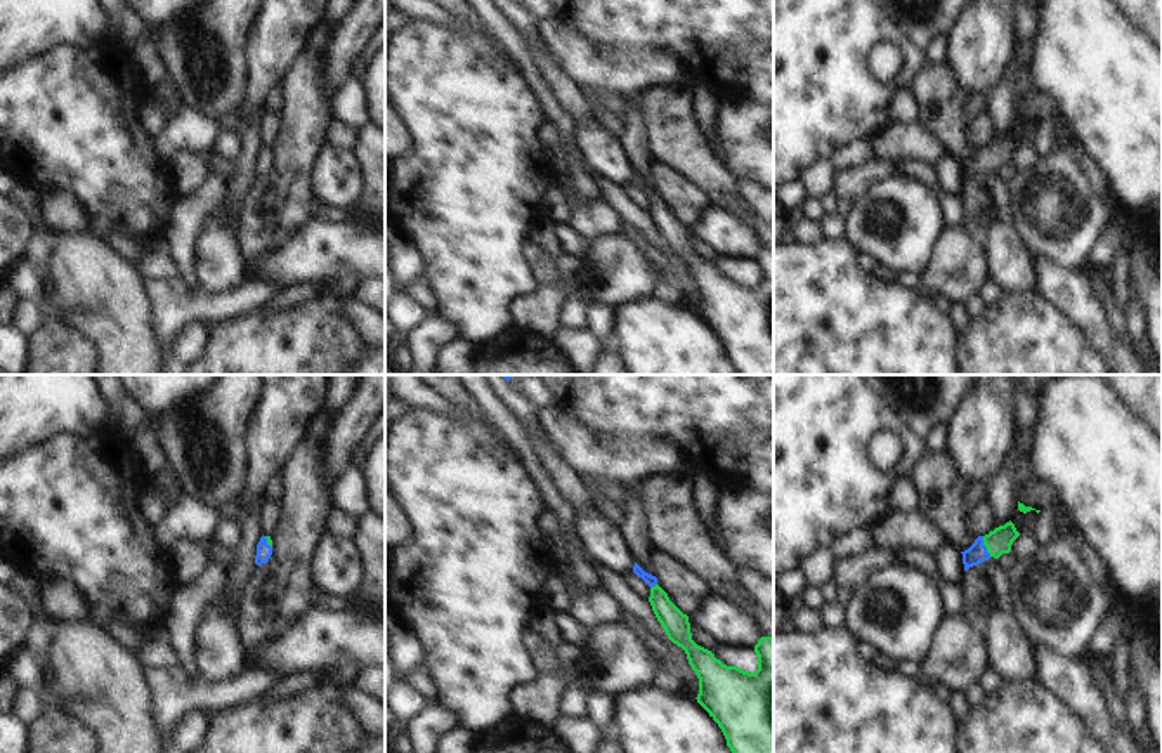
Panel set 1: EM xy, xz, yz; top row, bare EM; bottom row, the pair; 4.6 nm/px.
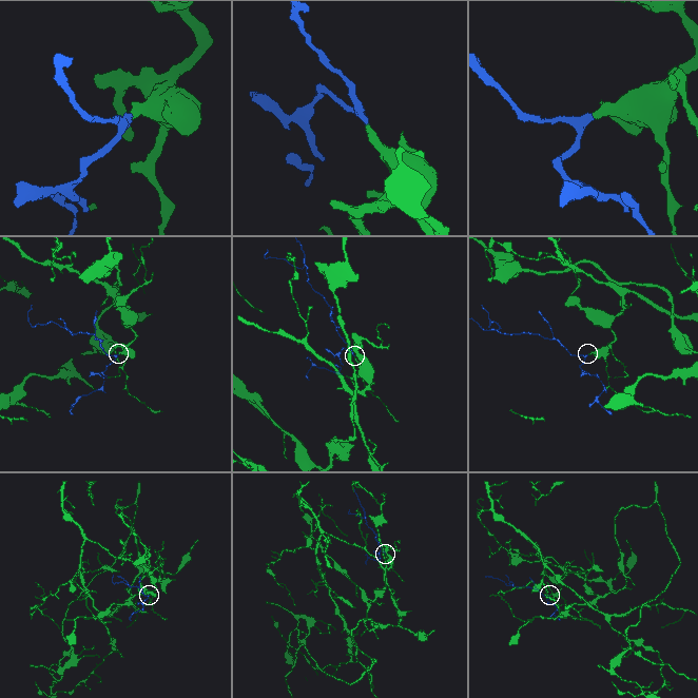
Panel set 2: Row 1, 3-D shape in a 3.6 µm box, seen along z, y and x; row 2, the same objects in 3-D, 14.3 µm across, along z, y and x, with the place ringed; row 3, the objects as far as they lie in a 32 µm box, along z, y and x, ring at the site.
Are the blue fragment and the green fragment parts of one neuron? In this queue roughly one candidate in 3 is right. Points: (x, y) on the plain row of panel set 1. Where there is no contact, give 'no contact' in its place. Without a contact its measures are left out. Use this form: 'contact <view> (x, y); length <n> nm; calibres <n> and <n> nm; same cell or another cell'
contact yz (985, 158); length 100 nm; calibres 90 and 120 nm; same cell

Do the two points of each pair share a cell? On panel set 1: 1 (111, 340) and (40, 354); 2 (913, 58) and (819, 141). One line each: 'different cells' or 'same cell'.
1: different cells
2: same cell

